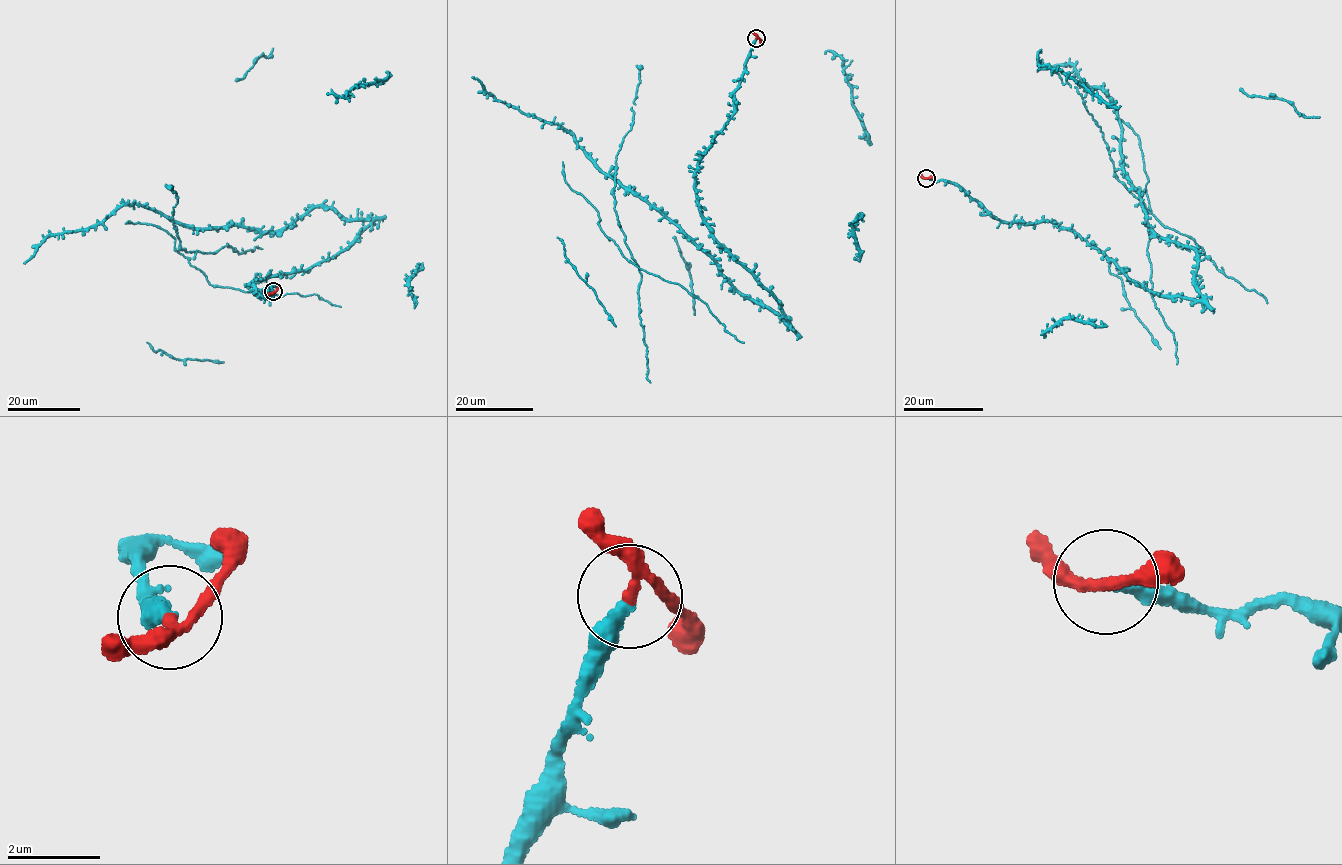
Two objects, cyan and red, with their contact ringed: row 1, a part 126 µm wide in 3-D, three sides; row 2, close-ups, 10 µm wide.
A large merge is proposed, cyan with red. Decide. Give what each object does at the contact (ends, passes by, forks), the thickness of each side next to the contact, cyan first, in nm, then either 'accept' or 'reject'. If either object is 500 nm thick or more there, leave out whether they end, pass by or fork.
cyan ends; red passes by; calibres 360 and 200 nm; accept

